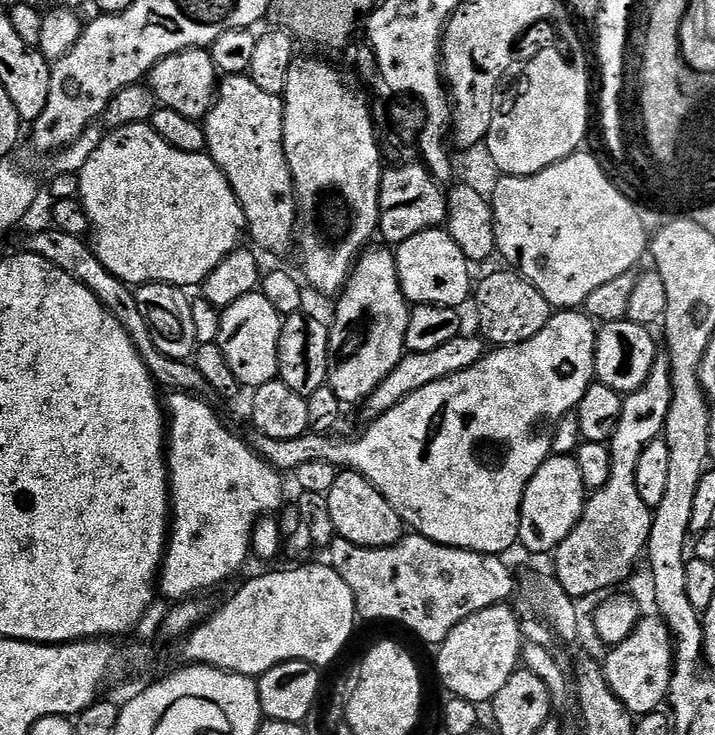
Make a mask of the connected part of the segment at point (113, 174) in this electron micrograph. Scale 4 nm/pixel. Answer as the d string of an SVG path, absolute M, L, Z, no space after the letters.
M151 123L127 124L124 128L111 129L101 139L100 145L94 150L94 154L90 154L86 166L80 168L78 175L80 177L78 199L80 201L80 207L84 209L84 216L88 220L88 232L90 233L90 237L92 236L92 240L90 239L92 253L96 255L98 262L114 278L122 281L123 284L129 286L139 286L142 284L175 284L177 288L188 290L191 289L191 284L196 284L196 286L203 285L207 276L230 253L237 251L241 247L240 235L243 237L246 232L244 211L238 202L238 198L234 194L234 190L230 186L230 182L224 177L224 171L213 162L211 156L204 152L174 150L174 146L170 146L165 140L158 138L158 134L152 129Z

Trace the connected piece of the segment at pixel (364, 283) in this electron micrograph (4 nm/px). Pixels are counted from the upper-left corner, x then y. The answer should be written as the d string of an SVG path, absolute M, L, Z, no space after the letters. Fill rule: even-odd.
M372 246L361 252L359 260L352 265L352 271L348 273L348 281L345 282L338 296L340 301L336 304L336 317L330 320L328 329L327 387L332 388L334 394L338 394L341 405L344 406L363 405L406 354L404 343L410 301L405 298L400 285L395 255L387 247L376 247Z

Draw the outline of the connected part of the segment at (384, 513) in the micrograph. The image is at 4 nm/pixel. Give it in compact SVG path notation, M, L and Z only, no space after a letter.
M351 470L341 471L326 495L330 518L334 522L334 530L339 539L363 548L390 548L399 544L405 535L406 525L400 515L362 474Z

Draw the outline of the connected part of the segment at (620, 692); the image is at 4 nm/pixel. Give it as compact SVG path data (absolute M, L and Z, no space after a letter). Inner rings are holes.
M645 615L637 622L636 629L621 644L615 645L612 652L602 660L604 677L610 690L632 713L639 718L647 712L655 712L668 699L668 687L672 684L674 653L672 636L664 621L655 615Z

